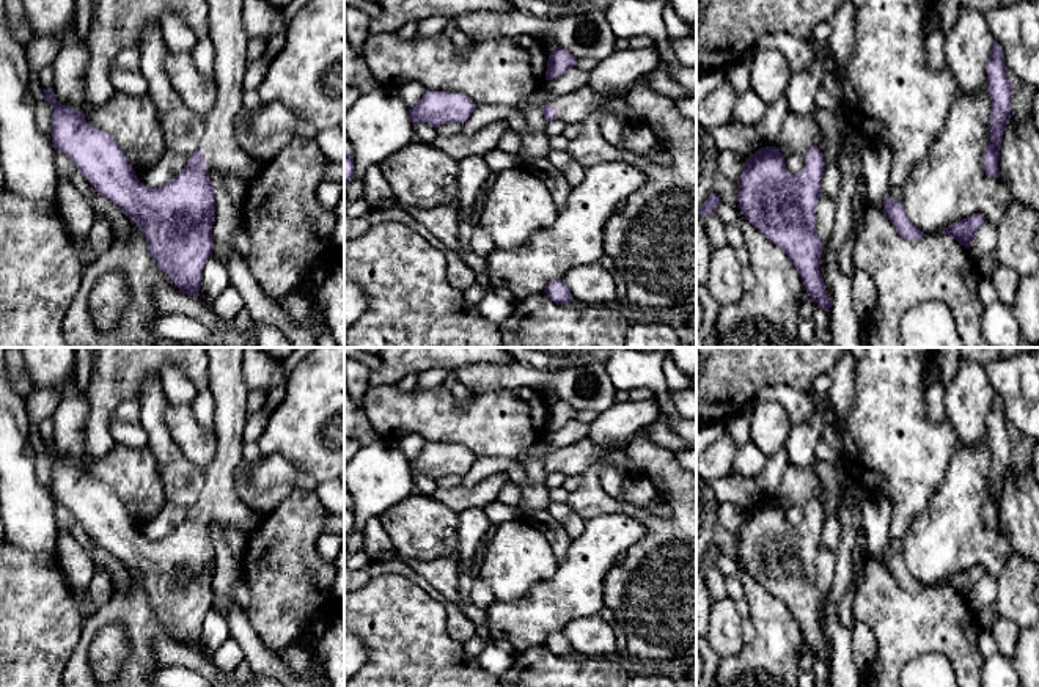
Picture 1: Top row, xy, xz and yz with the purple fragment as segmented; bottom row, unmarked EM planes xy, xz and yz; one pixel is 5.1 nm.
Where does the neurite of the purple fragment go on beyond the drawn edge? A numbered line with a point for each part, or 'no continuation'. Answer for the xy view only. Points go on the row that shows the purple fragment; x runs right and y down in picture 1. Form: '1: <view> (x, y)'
1: xy (219, 145)

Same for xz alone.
1: xz (572, 107)

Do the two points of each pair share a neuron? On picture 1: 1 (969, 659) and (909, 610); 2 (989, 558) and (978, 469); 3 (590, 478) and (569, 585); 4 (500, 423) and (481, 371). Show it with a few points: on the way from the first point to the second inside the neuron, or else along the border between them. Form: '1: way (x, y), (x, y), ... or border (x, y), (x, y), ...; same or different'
1: way (954, 645), (931, 621), (923, 621); same
2: way (972, 536), (972, 491); same
3: border (621, 511), (591, 516), (585, 521); different
4: border (525, 389), (470, 390); different

